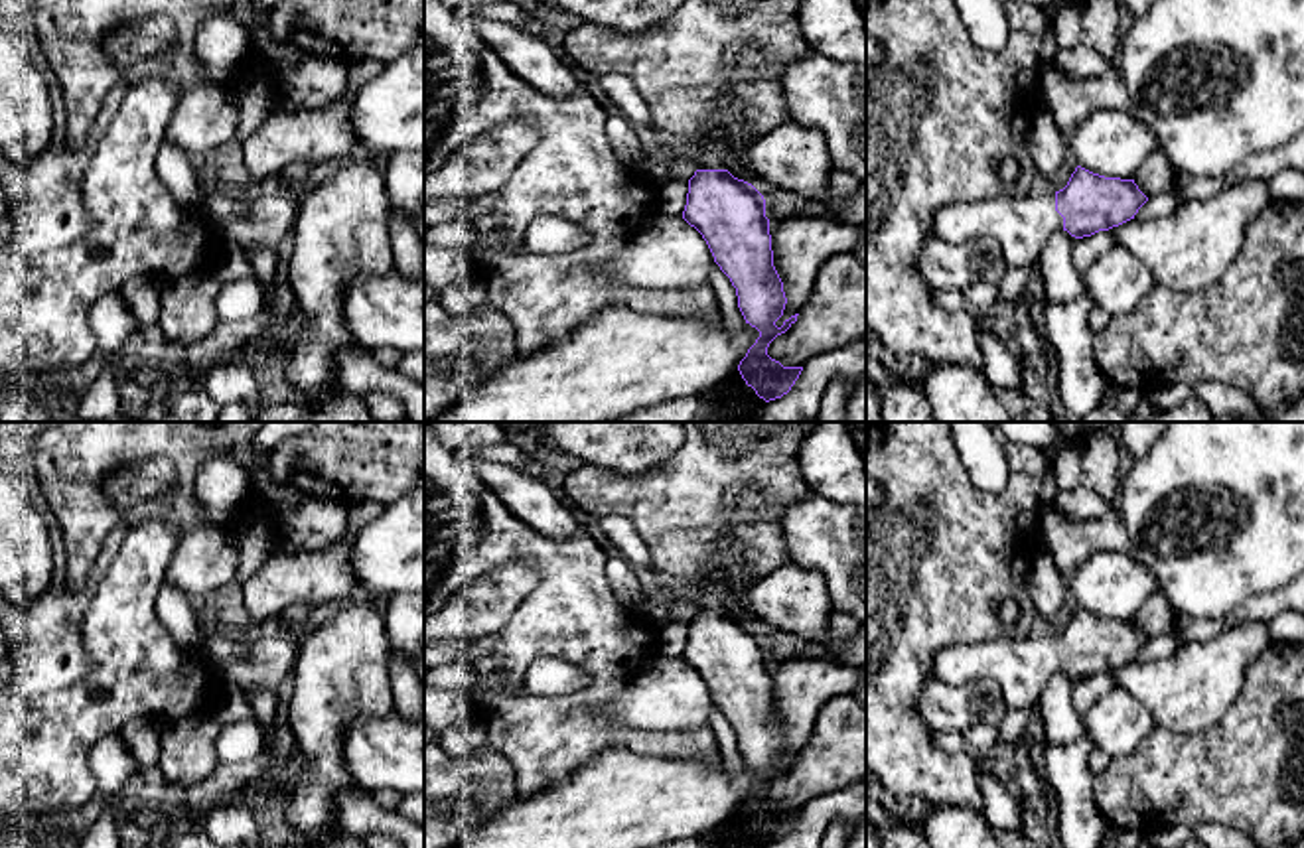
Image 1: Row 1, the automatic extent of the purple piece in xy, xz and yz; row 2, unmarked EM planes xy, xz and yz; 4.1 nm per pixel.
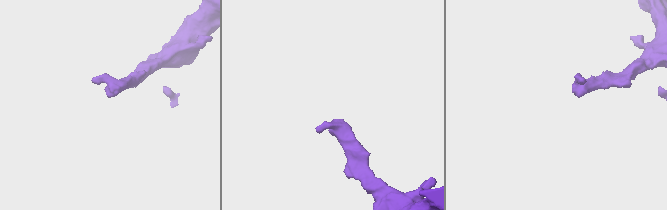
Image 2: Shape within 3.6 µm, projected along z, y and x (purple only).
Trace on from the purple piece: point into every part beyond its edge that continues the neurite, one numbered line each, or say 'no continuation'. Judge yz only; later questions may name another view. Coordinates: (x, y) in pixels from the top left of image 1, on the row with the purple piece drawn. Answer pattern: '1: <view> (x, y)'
1: yz (1022, 225)

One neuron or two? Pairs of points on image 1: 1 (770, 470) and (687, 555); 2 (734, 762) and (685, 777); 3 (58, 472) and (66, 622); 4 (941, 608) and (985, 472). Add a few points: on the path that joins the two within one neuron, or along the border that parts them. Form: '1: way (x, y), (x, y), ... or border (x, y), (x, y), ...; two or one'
1: way (738, 470), (730, 470), (687, 513), (687, 523); one
2: border (721, 754), (730, 772), (744, 766); two
3: border (40, 494), (46, 511), (62, 535), (68, 580); two
4: border (955, 448), (981, 490), (1009, 486); two

